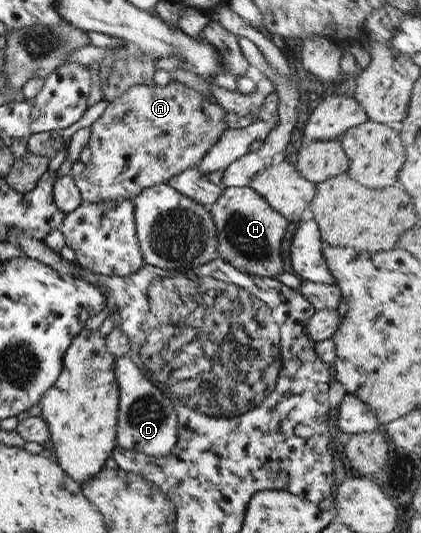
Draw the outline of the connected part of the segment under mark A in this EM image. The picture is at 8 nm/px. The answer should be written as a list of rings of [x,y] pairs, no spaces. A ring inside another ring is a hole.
[[[169,81],[163,87],[154,83],[132,85],[121,96],[111,99],[102,114],[91,122],[87,148],[91,151],[84,170],[74,177],[73,183],[79,189],[82,203],[131,200],[145,187],[166,184],[174,175],[197,166],[206,151],[218,143],[220,132],[225,130],[223,115],[226,113],[216,103],[203,98],[201,93],[183,83]]]

